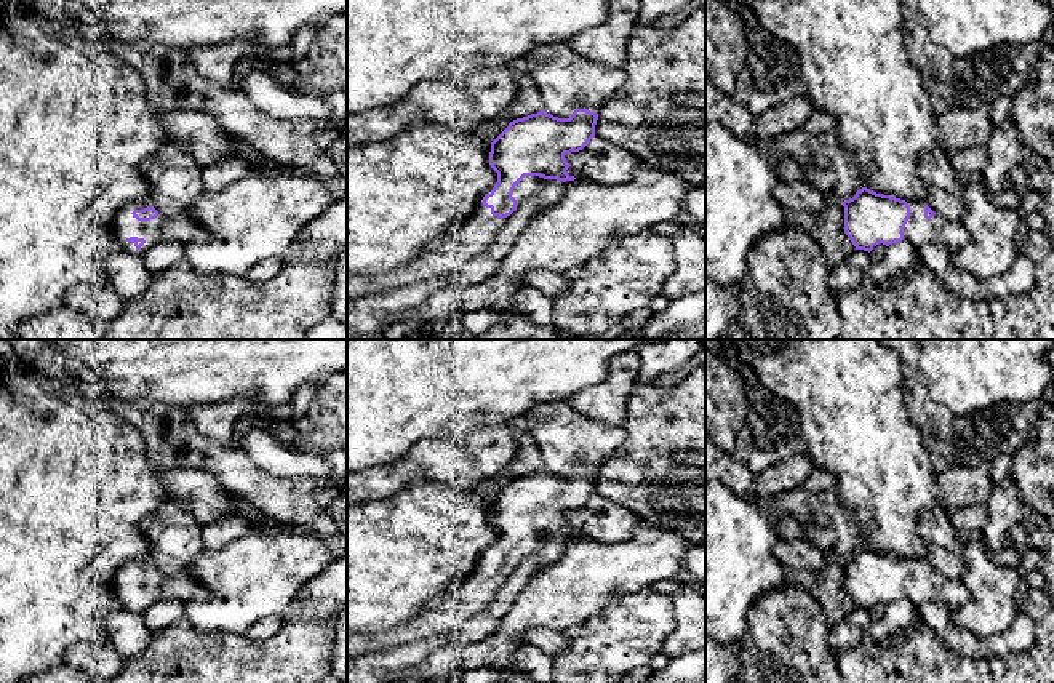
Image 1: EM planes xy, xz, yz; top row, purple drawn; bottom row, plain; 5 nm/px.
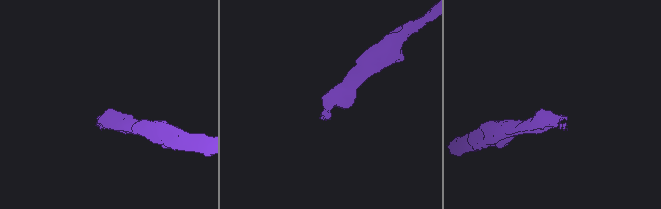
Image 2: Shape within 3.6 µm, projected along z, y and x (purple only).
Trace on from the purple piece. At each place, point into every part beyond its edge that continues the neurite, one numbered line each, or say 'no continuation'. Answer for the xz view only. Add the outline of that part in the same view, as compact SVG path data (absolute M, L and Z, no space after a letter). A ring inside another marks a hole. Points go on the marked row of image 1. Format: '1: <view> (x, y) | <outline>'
1: xz (547, 192) | M525 176L513 189L512 197L517 208L529 198L536 198L542 210L553 206L563 200L571 181L544 179L539 176Z

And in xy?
1: xy (181, 227) | M130 202L122 206L112 221L112 234L122 250L133 256L144 256L154 245L165 242L205 242L210 234L197 224L187 211L174 218L158 213L155 219L138 221L131 213L152 206L150 202Z

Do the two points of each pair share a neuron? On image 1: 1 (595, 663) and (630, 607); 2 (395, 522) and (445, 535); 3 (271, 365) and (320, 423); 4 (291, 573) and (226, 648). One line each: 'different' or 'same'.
1: same
2: same
3: different
4: different

